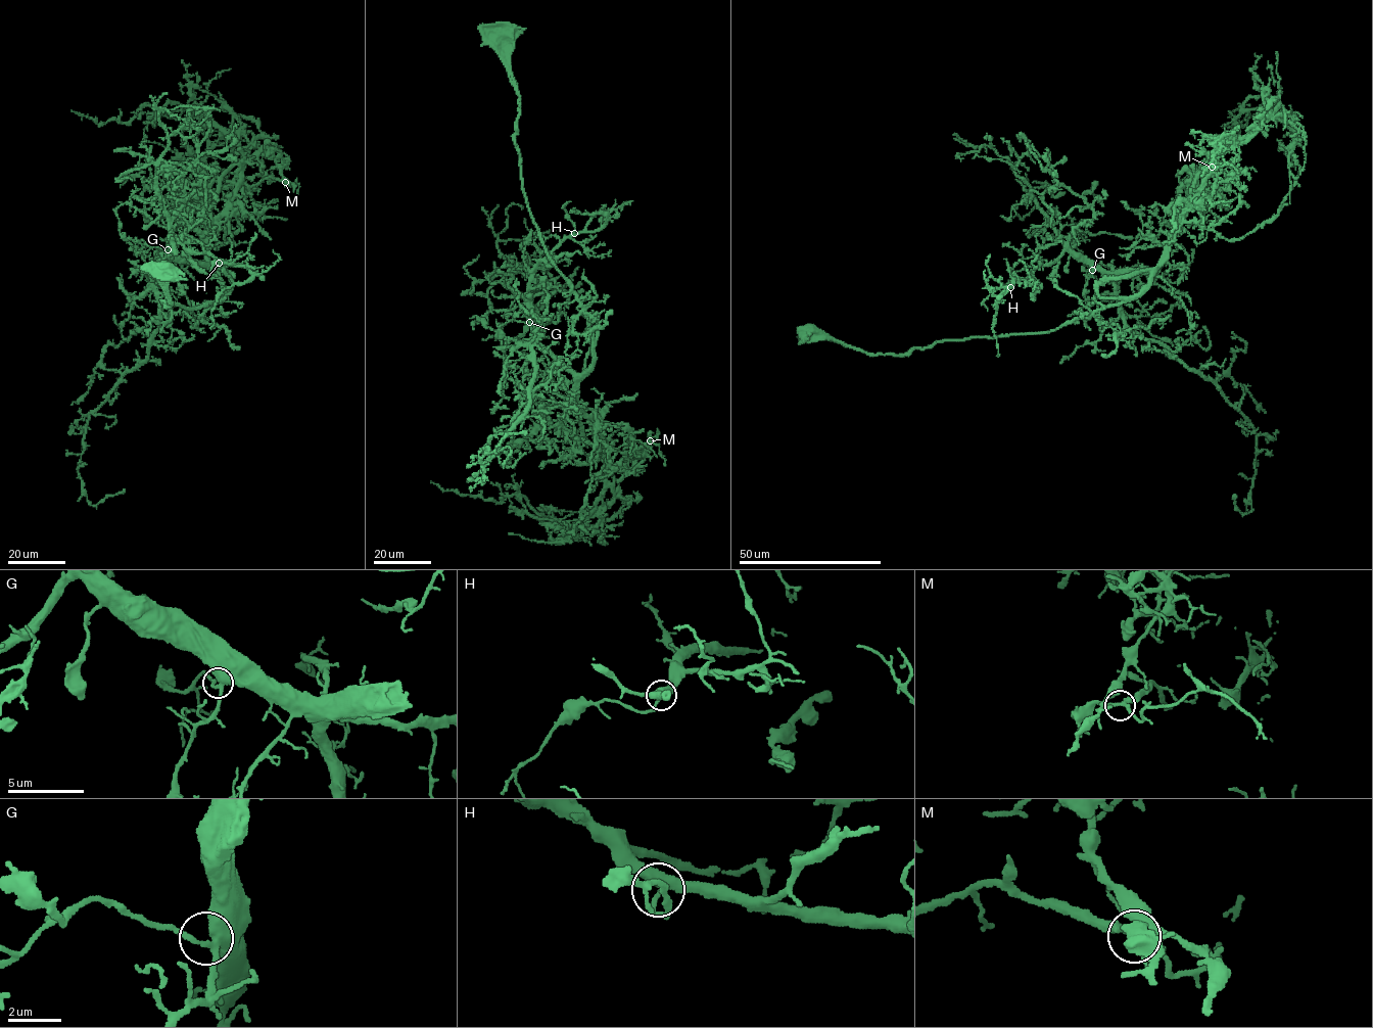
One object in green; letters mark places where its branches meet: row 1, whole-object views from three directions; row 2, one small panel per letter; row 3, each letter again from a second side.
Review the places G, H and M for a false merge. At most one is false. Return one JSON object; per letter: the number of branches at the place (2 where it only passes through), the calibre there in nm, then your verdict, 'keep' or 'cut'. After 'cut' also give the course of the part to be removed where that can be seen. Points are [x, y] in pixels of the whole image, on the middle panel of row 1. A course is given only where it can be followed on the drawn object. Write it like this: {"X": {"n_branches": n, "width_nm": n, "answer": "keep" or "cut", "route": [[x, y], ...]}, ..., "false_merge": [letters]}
{"G": {"n_branches": 3, "width_nm": 280, "answer": "keep"}, "H": {"n_branches": 3, "width_nm": 240, "answer": "keep"}, "M": {"n_branches": 3, "width_nm": 200, "answer": "keep"}, "false_merge": []}

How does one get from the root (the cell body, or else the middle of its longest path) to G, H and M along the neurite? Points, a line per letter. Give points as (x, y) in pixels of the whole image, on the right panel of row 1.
G: (806, 330), (867, 353), (902, 355), (945, 340), (1051, 331), (1132, 299), (1150, 274), (1092, 270)
H: (806, 330), (902, 355), (945, 340), (1051, 331), (1132, 299), (1150, 274), (1096, 270), (1064, 250), (1010, 286)
M: (806, 330), (902, 355), (1051, 331), (1130, 300), (1220, 173), (1212, 167)

